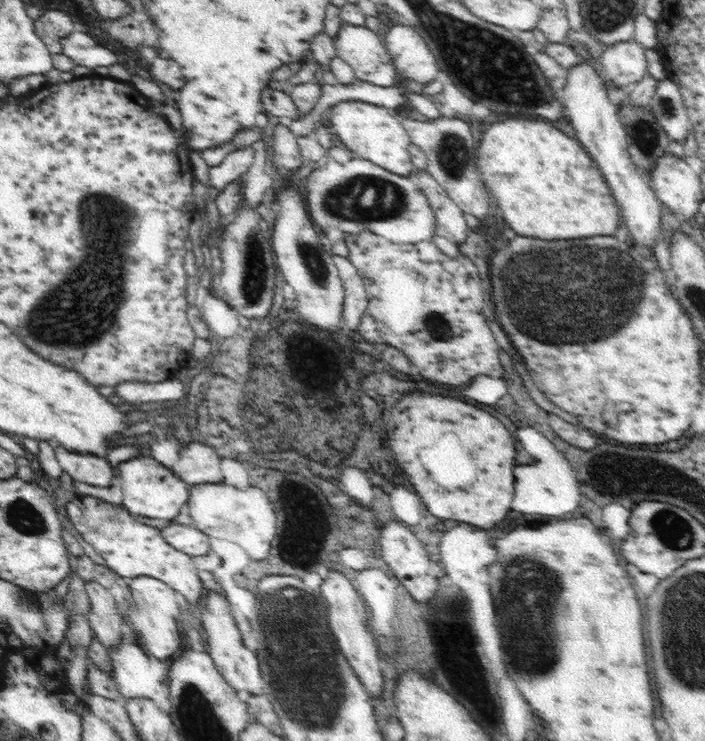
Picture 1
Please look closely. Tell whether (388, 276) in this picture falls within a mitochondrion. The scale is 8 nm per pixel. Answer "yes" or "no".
no

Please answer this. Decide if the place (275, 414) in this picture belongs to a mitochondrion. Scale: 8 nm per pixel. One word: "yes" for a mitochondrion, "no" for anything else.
yes

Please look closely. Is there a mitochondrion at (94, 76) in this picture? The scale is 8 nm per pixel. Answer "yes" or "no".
no

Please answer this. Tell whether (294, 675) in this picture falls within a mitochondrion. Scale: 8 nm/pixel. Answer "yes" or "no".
yes

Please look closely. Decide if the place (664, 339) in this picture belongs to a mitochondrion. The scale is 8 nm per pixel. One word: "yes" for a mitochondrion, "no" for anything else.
no

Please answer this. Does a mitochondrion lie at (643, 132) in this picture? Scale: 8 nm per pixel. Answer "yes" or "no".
yes

